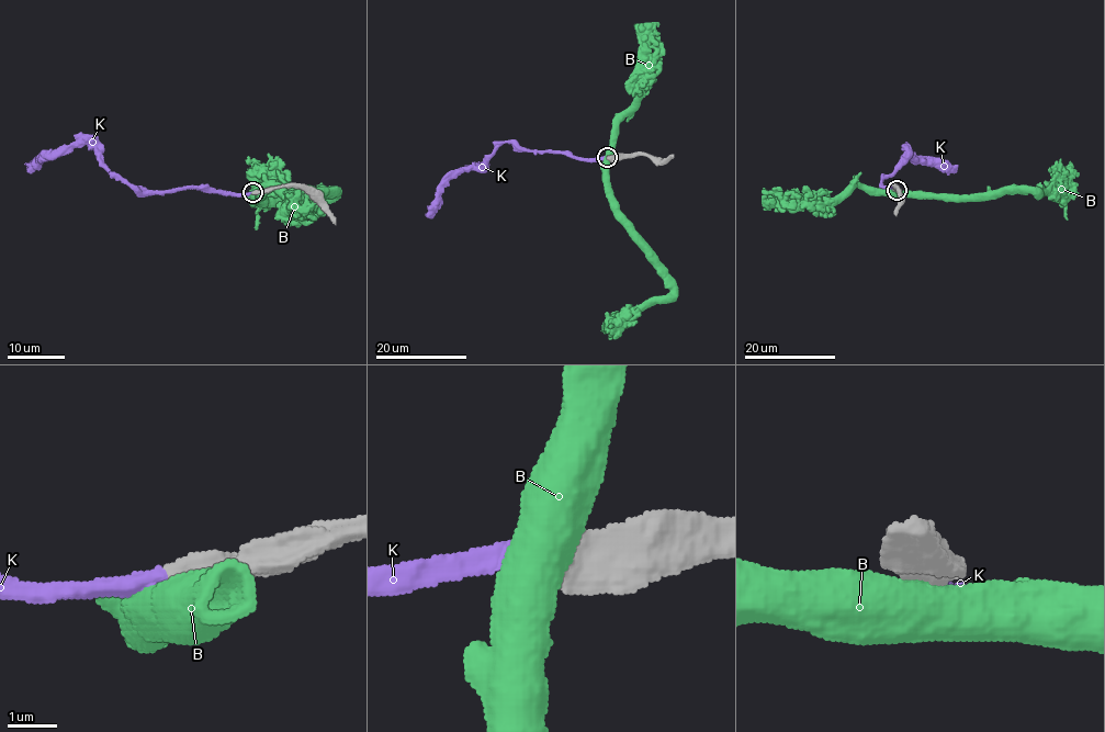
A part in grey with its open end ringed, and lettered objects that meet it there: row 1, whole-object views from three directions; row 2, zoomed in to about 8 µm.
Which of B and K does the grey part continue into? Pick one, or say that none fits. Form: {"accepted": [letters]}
{"accepted": ["K"]}

